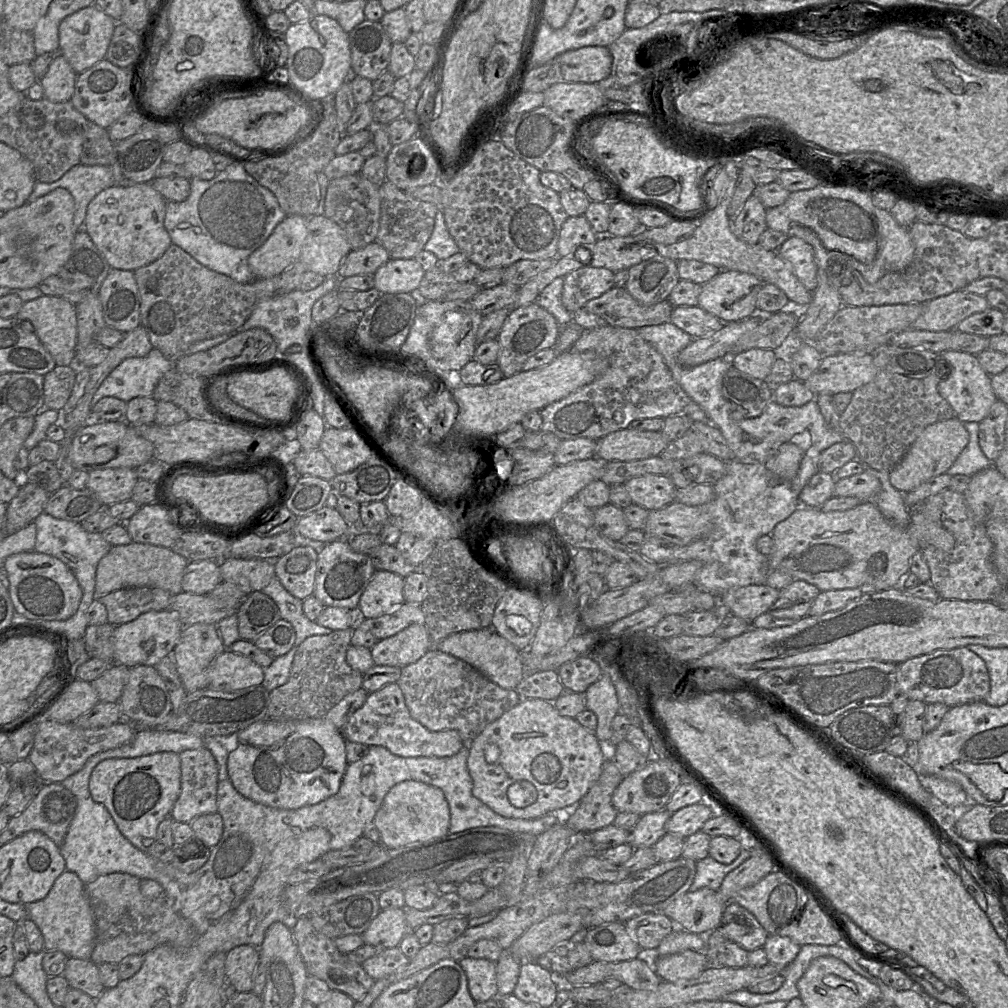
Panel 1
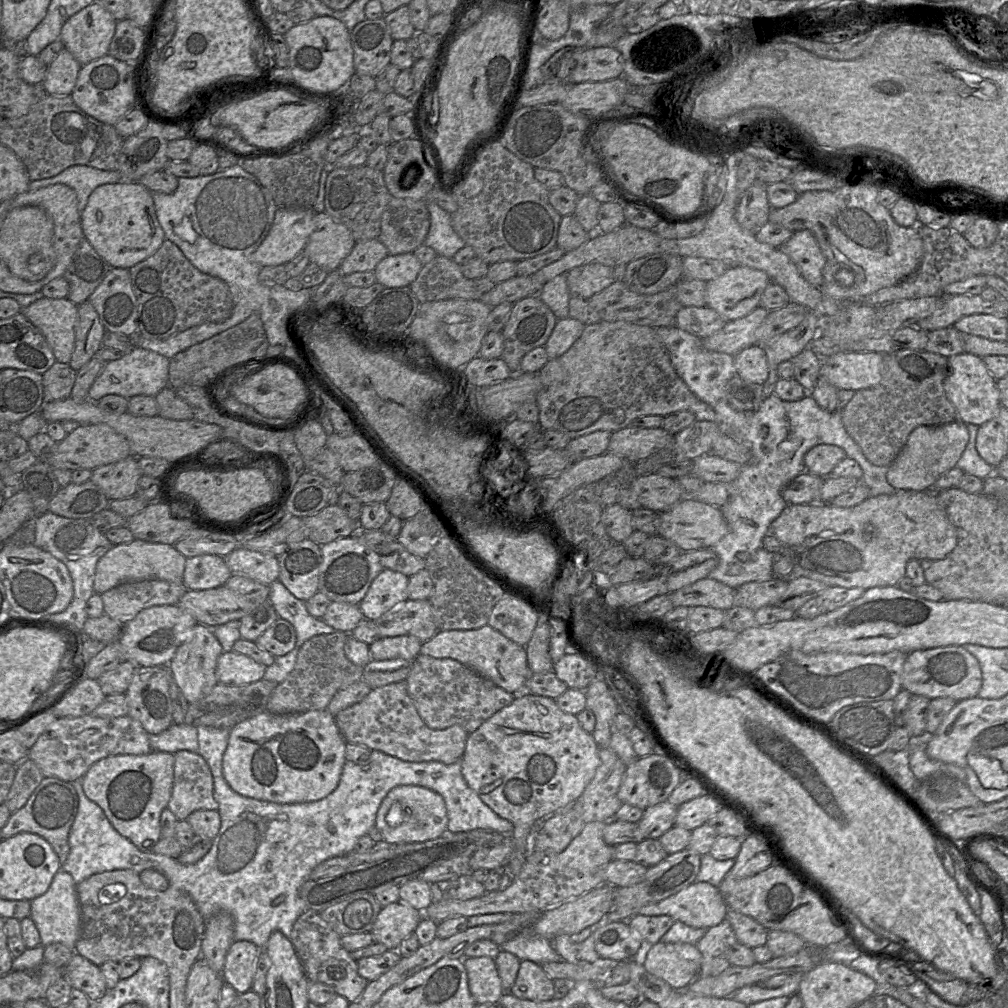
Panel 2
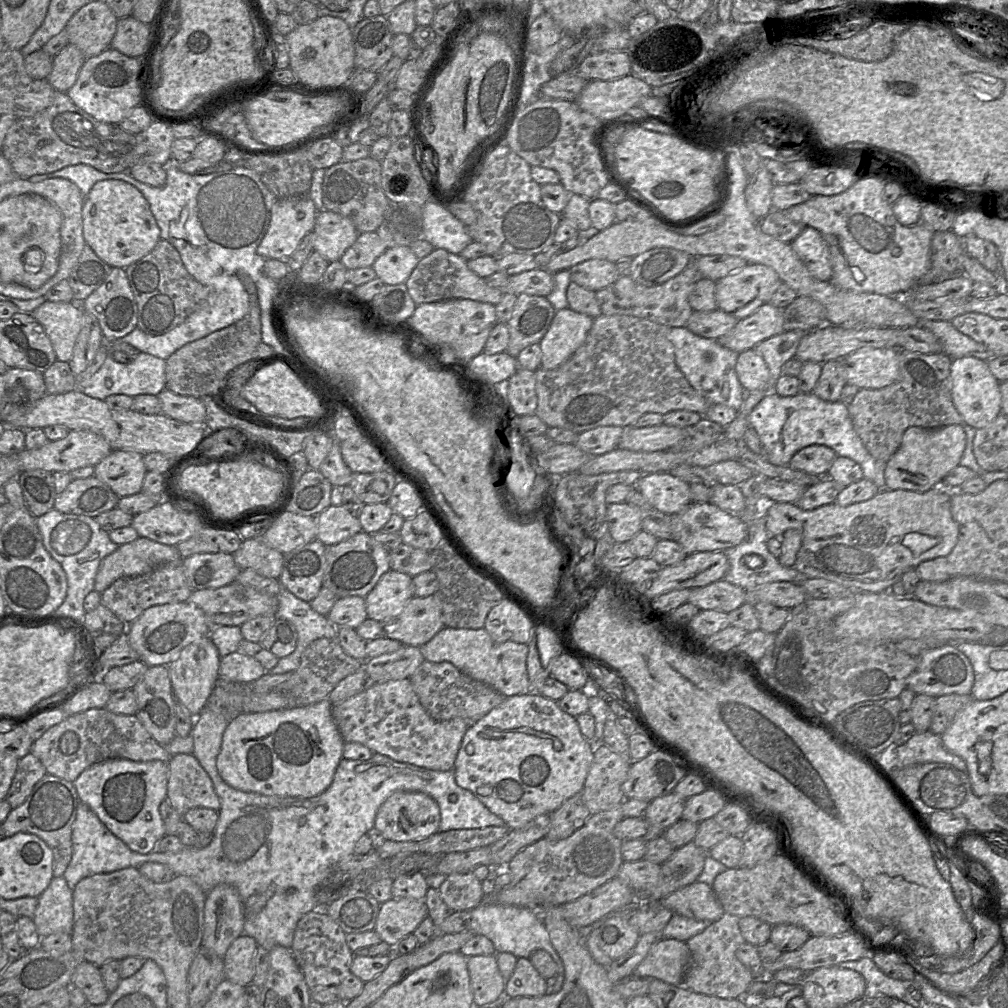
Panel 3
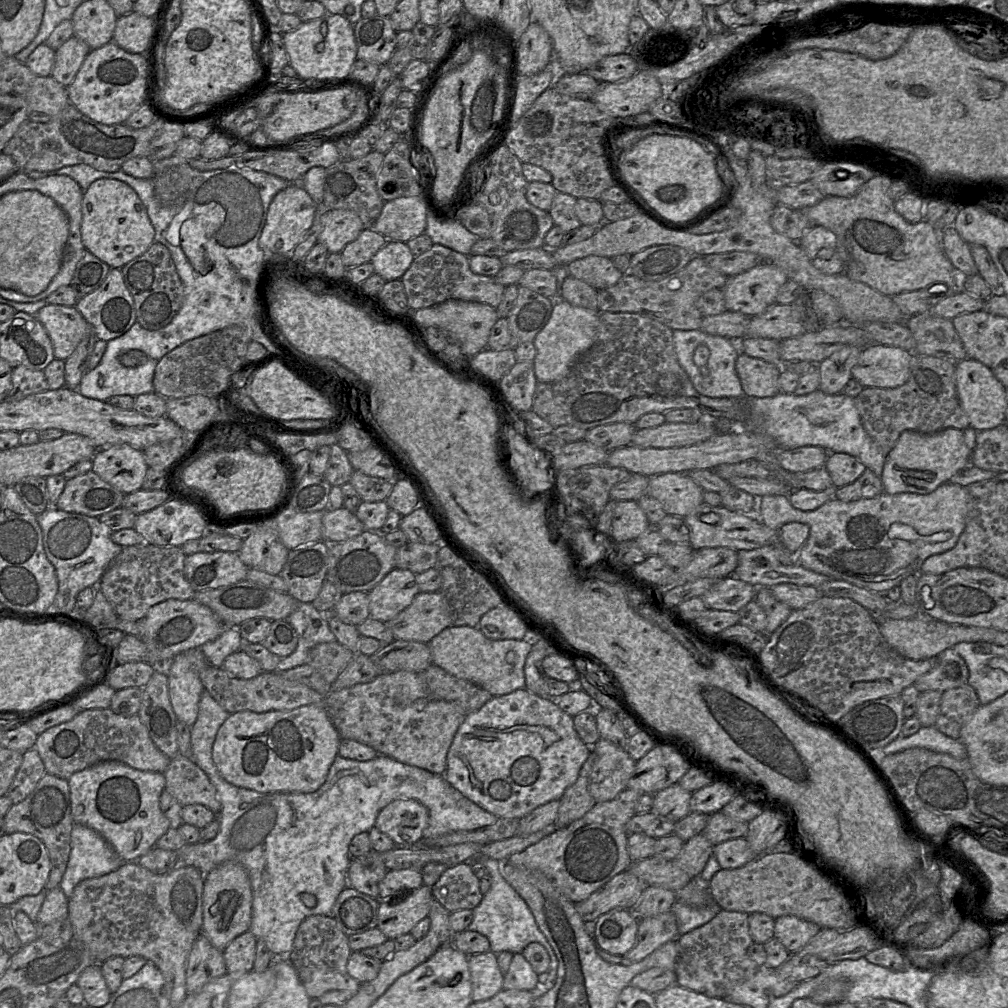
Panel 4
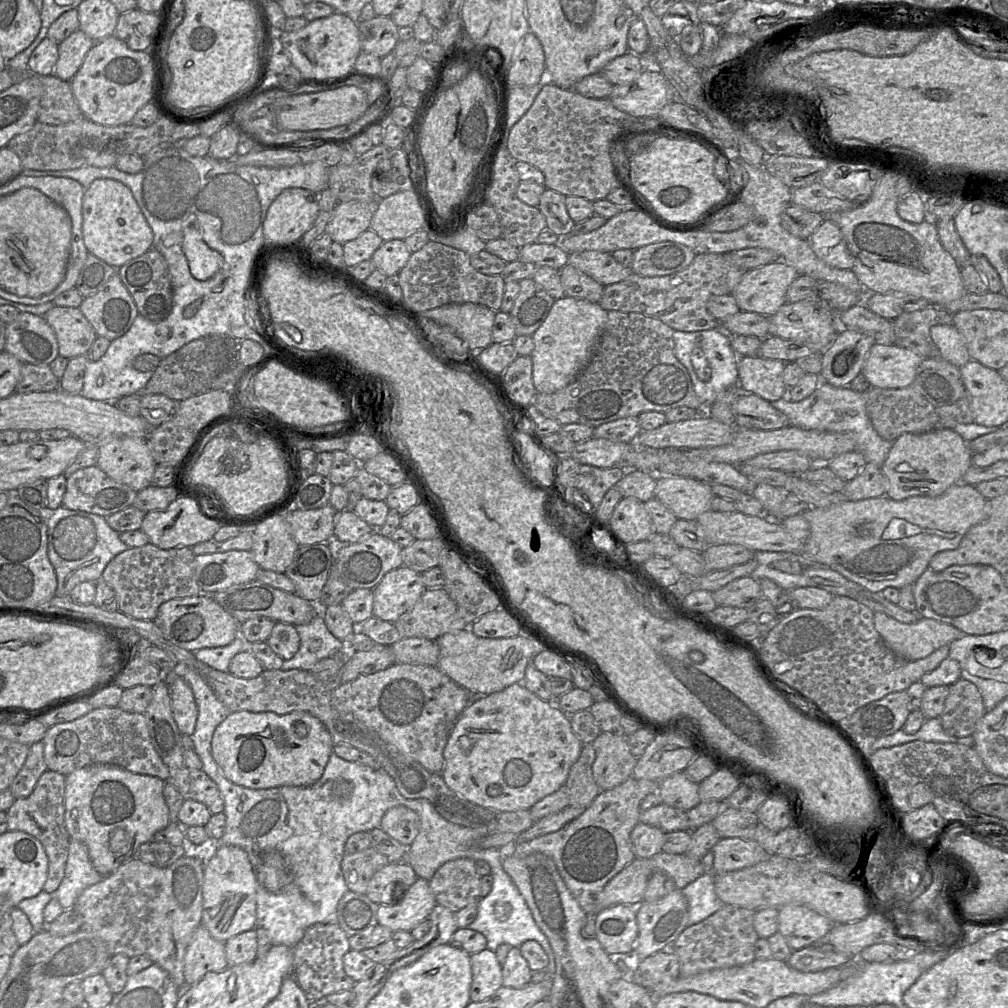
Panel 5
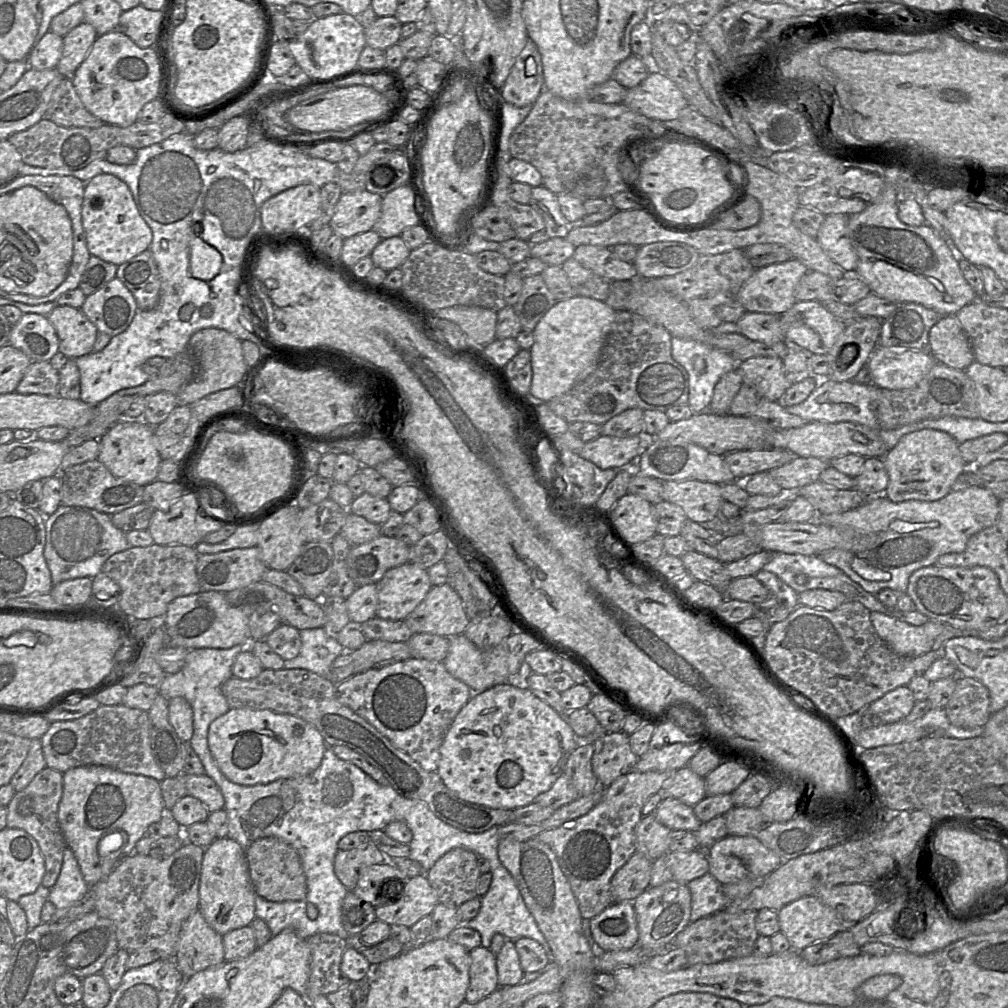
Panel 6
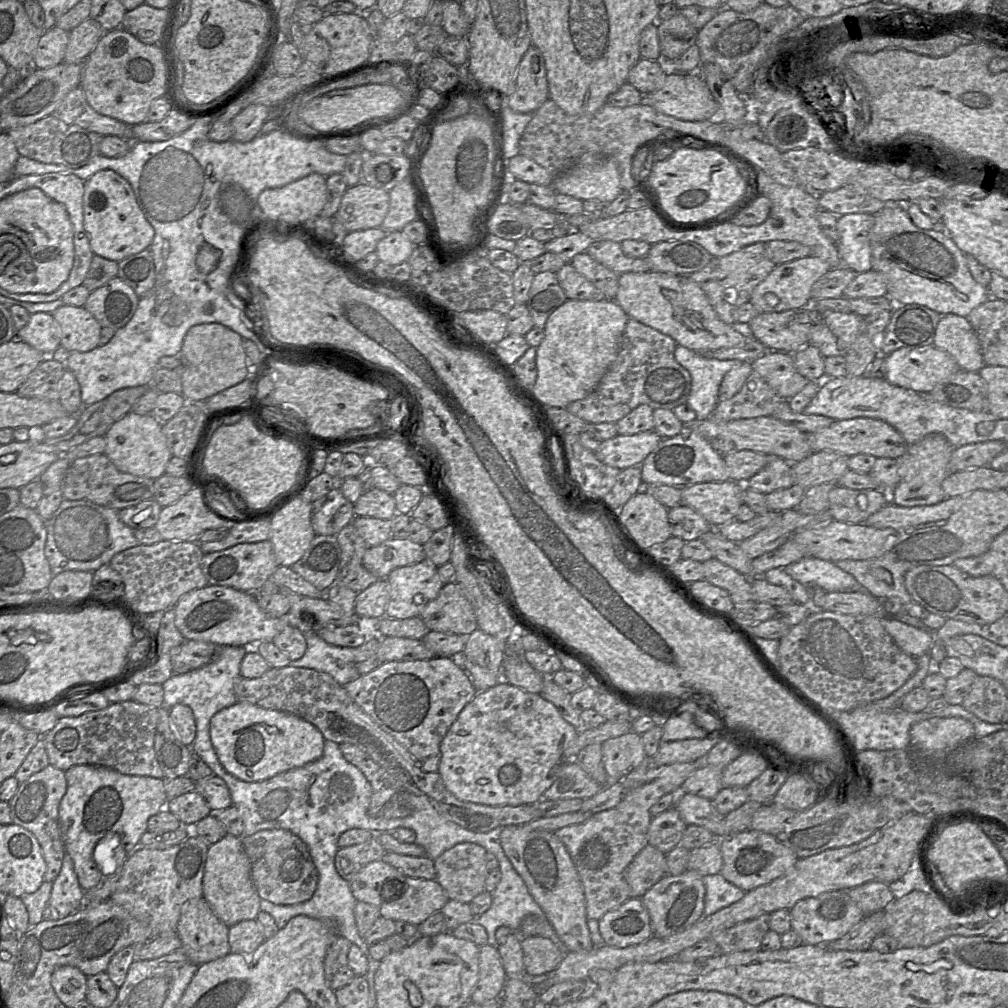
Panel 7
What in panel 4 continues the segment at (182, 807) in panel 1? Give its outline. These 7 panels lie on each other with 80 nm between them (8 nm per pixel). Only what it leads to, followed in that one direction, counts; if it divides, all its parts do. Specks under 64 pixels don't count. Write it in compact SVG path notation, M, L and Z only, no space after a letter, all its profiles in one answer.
M180 754L170 760L164 773L165 789L182 806L201 804L219 814L221 804L214 785L192 759Z

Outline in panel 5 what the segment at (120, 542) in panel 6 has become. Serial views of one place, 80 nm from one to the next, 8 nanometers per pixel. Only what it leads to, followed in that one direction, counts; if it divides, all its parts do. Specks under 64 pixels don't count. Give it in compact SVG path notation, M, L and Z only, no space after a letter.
M59 506L46 513L46 525L47 554L55 570L57 578L55 595L58 597L67 597L81 582L101 580L101 575L109 561L129 549L119 538L119 533L108 525L106 518L96 514Z

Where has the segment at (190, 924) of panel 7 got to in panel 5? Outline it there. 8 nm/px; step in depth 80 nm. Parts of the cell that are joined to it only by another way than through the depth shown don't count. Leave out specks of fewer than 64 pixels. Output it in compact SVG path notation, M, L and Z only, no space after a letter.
M201 924L195 930L185 952L185 987L198 983L209 972L221 972L227 967L224 942L215 939Z

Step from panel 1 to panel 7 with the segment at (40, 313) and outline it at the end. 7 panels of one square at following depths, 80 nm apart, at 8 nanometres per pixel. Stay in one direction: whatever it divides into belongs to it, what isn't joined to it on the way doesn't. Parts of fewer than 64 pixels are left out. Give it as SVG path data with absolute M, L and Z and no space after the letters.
M61 305L53 313L60 330L60 345L67 351L89 352L99 346L101 325L84 308Z

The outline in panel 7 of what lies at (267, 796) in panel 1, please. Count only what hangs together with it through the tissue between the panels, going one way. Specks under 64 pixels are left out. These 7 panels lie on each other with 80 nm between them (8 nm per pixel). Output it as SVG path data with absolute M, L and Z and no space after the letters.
M236 702L215 713L210 719L210 739L223 768L244 782L264 781L317 761L323 755L325 742L310 722L248 702Z

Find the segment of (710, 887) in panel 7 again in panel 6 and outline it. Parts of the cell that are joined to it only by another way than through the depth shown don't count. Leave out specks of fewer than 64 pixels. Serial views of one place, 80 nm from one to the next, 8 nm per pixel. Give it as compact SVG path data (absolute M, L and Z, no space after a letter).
M710 873L686 885L691 894L691 922L721 911L731 903L722 891L722 884Z

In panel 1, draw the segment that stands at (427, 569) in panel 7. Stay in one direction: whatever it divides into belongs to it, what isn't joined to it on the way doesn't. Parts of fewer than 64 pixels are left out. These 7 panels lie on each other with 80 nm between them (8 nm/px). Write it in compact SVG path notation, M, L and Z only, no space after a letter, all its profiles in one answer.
M376 570L362 593L357 613L360 618L377 618L405 603L405 579L393 572Z

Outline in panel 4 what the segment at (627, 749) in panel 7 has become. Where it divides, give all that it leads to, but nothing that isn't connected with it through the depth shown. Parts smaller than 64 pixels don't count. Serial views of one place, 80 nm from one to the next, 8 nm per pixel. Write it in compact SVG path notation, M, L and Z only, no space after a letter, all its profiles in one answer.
M602 738L590 746L590 752L594 754L594 764L590 773L588 791L596 803L610 801L627 788L637 761L630 757L626 749Z

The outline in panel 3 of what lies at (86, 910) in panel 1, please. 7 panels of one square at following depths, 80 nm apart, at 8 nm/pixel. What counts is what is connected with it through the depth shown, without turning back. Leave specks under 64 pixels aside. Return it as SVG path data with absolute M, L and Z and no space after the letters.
M55 877L38 898L33 922L40 937L62 932L71 934L73 928L73 890L62 877Z

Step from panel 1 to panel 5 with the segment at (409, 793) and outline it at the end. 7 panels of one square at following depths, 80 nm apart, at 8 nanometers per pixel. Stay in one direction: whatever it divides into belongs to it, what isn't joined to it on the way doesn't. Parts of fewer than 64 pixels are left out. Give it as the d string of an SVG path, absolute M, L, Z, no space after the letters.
M405 807L390 808L382 817L380 829L408 848L419 833L420 819L416 812Z

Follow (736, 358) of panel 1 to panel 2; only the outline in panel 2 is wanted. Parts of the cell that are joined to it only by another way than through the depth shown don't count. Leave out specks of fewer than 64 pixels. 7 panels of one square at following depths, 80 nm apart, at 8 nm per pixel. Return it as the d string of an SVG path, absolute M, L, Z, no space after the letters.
M753 345L734 356L735 373L748 382L763 385L769 377L769 365L764 347Z

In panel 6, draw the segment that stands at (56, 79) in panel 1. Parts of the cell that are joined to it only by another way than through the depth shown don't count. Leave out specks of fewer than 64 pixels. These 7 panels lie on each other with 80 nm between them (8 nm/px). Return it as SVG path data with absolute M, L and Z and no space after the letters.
M86 22L63 37L62 54L56 69L64 78L72 79L97 37L95 28Z

